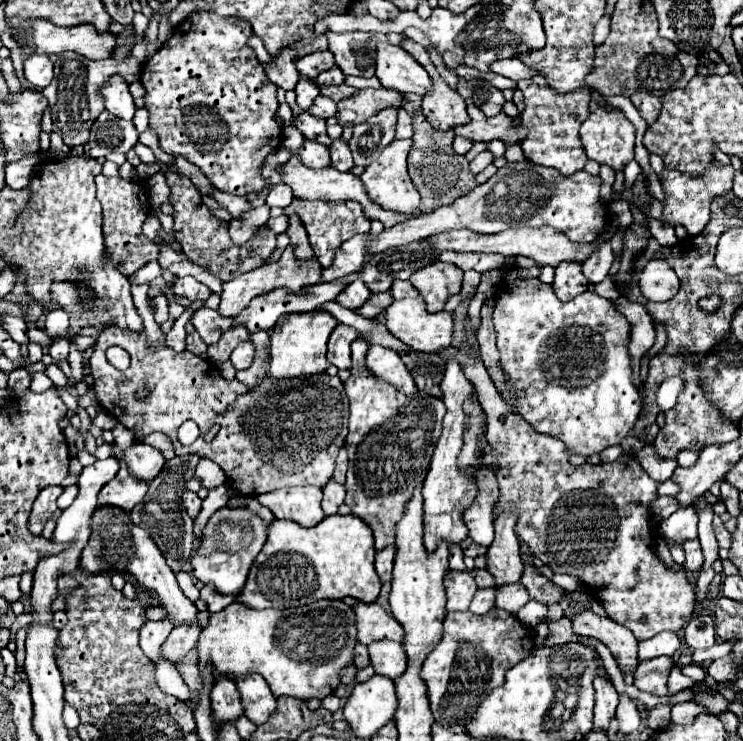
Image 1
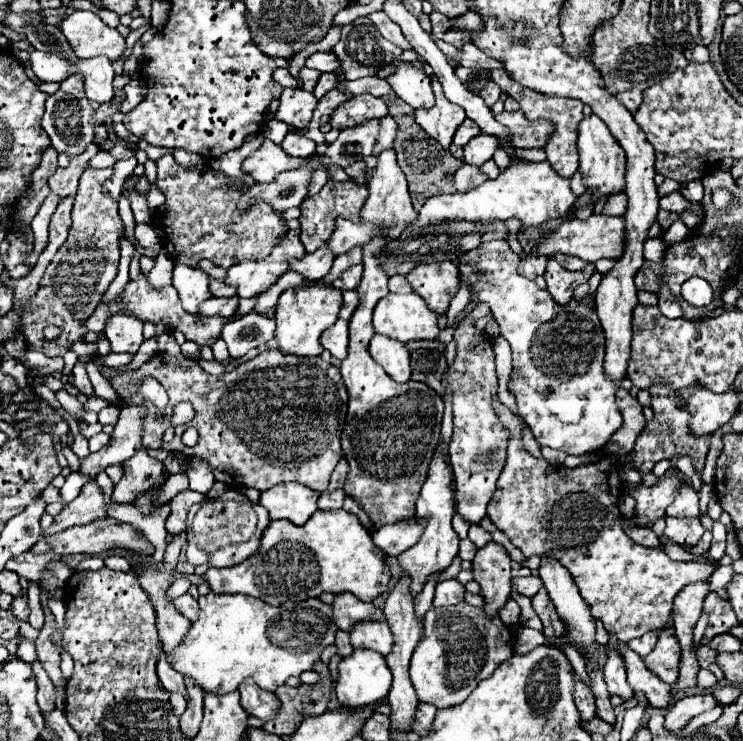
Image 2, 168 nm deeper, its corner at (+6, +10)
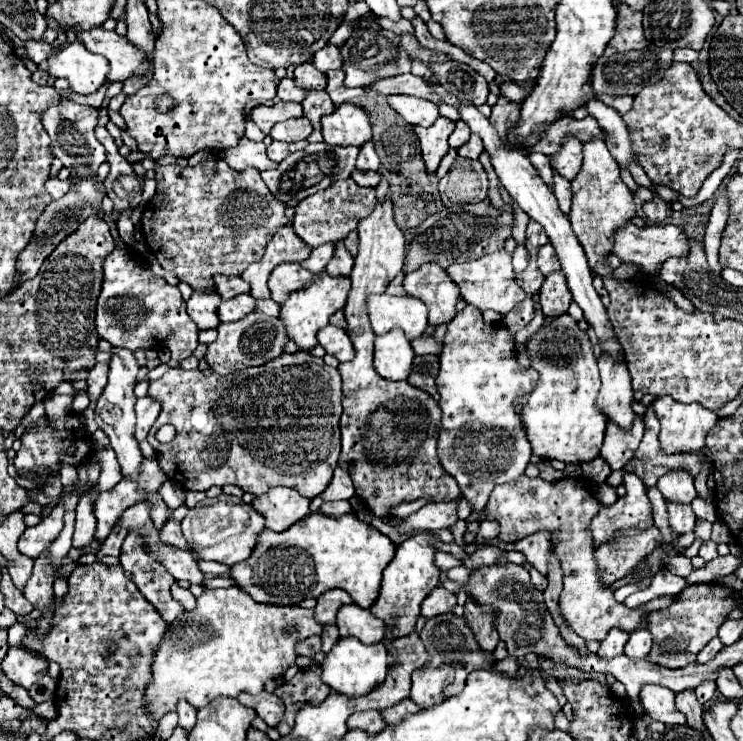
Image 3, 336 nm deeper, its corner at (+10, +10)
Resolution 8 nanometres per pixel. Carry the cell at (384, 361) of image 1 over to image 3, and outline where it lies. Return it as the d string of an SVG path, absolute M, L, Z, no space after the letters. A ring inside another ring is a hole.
M392 329L374 341L374 367L380 377L402 381L412 371L414 351L402 329Z

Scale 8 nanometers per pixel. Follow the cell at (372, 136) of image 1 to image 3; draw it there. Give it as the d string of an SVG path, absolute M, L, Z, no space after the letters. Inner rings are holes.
M324 141L322 143L310 143L304 151L296 151L292 155L288 155L278 165L278 169L262 171L262 179L266 181L268 189L272 191L272 195L278 201L282 201L282 203L302 201L308 195L314 195L322 189L328 189L334 181L348 179L356 167L358 153L360 153L360 147L354 147L354 145L342 147L342 145L328 145Z

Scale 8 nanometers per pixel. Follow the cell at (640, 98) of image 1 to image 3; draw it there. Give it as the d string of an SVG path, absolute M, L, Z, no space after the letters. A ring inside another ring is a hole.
M596 95L602 103L606 103L606 105L610 105L610 107L614 107L620 115L624 115L624 113L628 113L630 109L632 109L632 97L628 97L628 95L624 95L624 97L612 97L612 95Z

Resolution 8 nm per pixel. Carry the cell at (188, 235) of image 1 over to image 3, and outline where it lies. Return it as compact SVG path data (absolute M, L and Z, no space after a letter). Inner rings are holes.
M206 159L194 167L178 165L160 165L156 163L156 193L144 205L142 213L142 233L152 249L154 257L164 271L174 273L180 281L188 283L192 289L214 291L214 275L240 275L252 261L260 261L264 255L266 243L272 235L286 225L284 209L286 205L276 201L270 189L264 185L258 169L234 171L222 159Z

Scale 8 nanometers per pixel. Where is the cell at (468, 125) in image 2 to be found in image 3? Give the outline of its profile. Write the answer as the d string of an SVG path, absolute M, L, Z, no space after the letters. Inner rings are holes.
M456 121L456 129L454 129L454 133L450 135L450 147L458 149L458 147L462 147L468 139L470 139L470 129L468 129L468 125L466 125L464 121Z

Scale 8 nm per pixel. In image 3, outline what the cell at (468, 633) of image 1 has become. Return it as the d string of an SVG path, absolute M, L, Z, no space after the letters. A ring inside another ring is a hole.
M442 613L442 615L430 617L430 619L426 619L426 625L420 631L420 637L428 651L428 661L412 673L410 699L414 703L418 703L422 709L438 705L438 703L450 699L452 695L458 695L464 689L466 677L474 669L492 669L492 665L496 663L494 653L480 649L464 615L458 617L454 613Z

